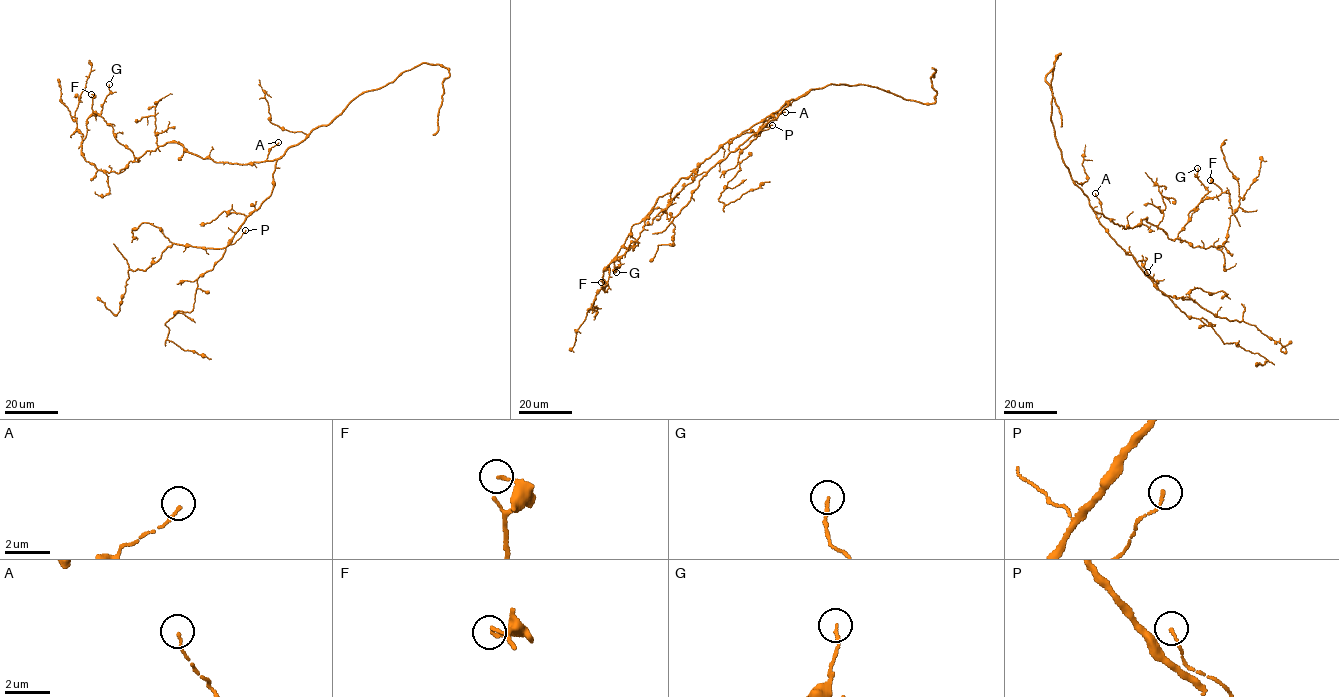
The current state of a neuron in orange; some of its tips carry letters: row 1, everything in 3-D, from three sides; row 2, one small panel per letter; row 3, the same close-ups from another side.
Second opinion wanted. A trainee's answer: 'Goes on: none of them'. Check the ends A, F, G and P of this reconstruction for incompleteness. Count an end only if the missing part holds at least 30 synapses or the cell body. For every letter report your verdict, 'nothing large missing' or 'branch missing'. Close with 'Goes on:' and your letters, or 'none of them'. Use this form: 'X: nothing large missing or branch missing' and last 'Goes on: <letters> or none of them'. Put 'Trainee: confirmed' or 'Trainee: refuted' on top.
Trainee: confirmed
A: nothing large missing
F: nothing large missing
G: nothing large missing
P: nothing large missing
Goes on: none of them

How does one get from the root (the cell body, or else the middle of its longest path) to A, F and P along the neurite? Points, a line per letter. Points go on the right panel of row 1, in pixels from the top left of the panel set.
A: (1110, 220), (1102, 213), (1095, 193)
F: (1110, 220), (1124, 229), (1146, 218), (1174, 240), (1184, 228), (1189, 212), (1201, 200), (1221, 193), (1210, 180)
P: (1110, 220), (1094, 212), (1105, 231), (1132, 256), (1157, 287), (1147, 272)

